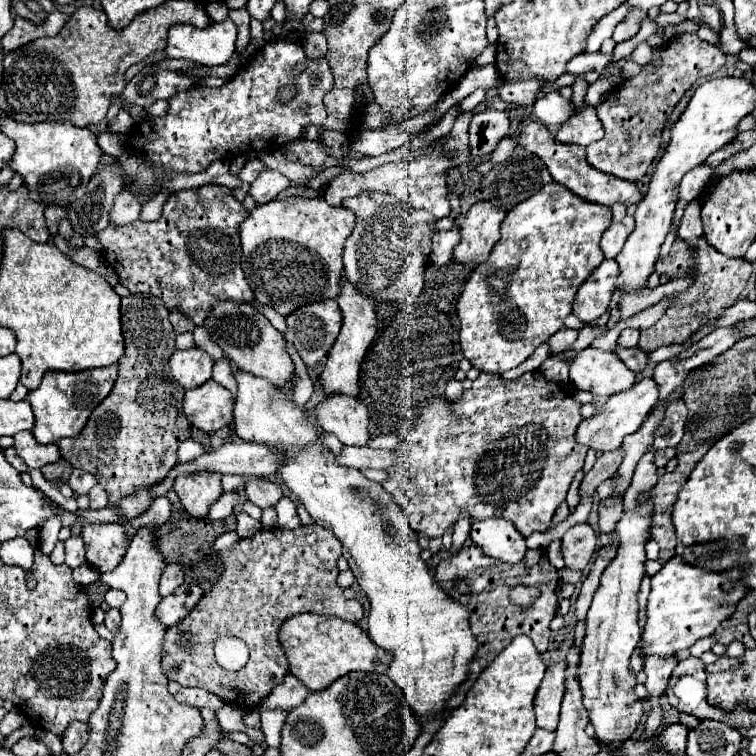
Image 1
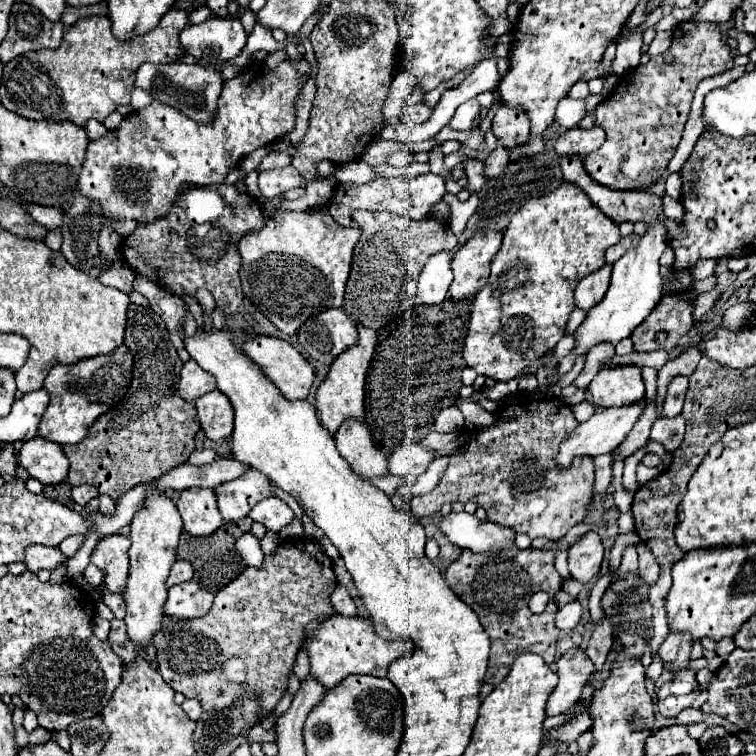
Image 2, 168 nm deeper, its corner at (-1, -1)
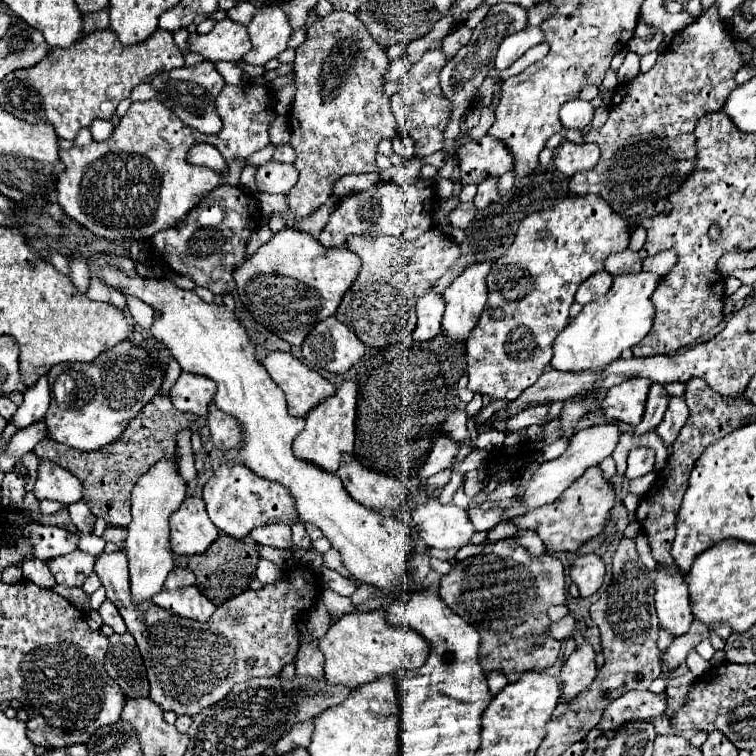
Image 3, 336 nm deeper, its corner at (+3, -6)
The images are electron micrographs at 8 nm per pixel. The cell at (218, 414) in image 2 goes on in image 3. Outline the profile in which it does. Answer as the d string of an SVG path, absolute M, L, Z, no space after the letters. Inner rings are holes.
M215 404L209 406L207 424L211 428L211 440L219 450L231 450L237 444L241 444L243 428L233 416L223 414Z

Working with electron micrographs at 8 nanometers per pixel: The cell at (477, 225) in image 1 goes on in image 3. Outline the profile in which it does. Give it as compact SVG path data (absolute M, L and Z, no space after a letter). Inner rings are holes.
M491 262L469 266L443 292L445 314L441 320L441 330L445 336L451 338L451 342L465 344L471 330L479 322L487 302L485 278L489 270L491 270Z

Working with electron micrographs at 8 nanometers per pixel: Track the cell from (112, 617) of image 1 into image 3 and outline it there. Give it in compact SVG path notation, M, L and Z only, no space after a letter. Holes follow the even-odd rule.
M129 632L109 636L105 670L111 678L115 678L125 698L149 696L149 682L147 682L145 666L137 650L135 638Z

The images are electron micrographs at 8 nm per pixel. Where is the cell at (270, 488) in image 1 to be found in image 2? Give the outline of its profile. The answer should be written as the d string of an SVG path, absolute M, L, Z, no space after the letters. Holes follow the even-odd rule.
M265 497L255 505L255 509L249 511L249 517L263 523L271 531L281 531L293 519L293 511L281 499Z

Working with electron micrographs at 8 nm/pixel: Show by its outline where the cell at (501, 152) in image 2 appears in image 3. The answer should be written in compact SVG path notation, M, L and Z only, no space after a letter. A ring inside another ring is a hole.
M487 178L487 182L479 184L479 192L477 192L473 204L475 204L477 210L483 210L483 208L487 208L489 204L495 204L495 202L499 202L497 178Z

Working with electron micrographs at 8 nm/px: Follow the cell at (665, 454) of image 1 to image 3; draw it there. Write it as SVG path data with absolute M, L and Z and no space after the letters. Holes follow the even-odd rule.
M637 446L629 452L625 476L631 478L631 480L639 478L639 476L651 472L653 466L655 466L655 450L647 448L647 446Z

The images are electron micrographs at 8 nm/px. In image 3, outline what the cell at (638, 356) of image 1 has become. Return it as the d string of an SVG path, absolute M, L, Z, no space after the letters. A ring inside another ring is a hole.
M653 384L651 386L651 392L649 392L649 398L647 398L647 408L645 408L645 416L641 420L639 426L633 428L635 434L645 434L645 432L651 432L659 426L659 422L663 420L663 414L667 410L667 404L669 404L669 394L665 392L663 386L659 384Z

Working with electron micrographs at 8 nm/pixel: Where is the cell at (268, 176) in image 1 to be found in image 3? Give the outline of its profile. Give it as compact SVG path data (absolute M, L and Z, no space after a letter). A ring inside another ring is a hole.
M269 160L257 170L257 188L267 194L287 194L295 186L297 178L299 174L293 164Z

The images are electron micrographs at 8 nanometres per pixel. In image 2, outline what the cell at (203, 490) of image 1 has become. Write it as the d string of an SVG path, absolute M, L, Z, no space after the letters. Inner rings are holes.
M211 489L181 491L177 509L183 517L183 529L195 537L207 537L221 527L223 517L217 509L217 497Z

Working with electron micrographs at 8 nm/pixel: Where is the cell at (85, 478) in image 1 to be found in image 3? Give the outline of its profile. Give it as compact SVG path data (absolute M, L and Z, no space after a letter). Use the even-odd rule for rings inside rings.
M75 502L69 506L69 514L71 514L71 522L77 526L79 532L83 534L91 534L93 526L95 526L95 516L91 514L89 506L85 502Z

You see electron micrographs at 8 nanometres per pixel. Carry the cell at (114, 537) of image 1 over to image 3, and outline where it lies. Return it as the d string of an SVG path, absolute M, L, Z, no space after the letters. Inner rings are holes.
M123 550L111 554L103 552L97 558L95 572L107 590L107 600L117 606L127 624L127 632L133 634L139 646L151 684L149 698L165 712L171 710L177 716L191 718L225 698L233 684L259 676L277 676L285 664L291 664L299 650L299 634L295 630L299 612L305 614L311 602L321 596L315 576L299 566L275 584L267 584L257 592L241 592L237 598L217 606L211 620L197 622L175 616L153 602L133 604L127 556Z

